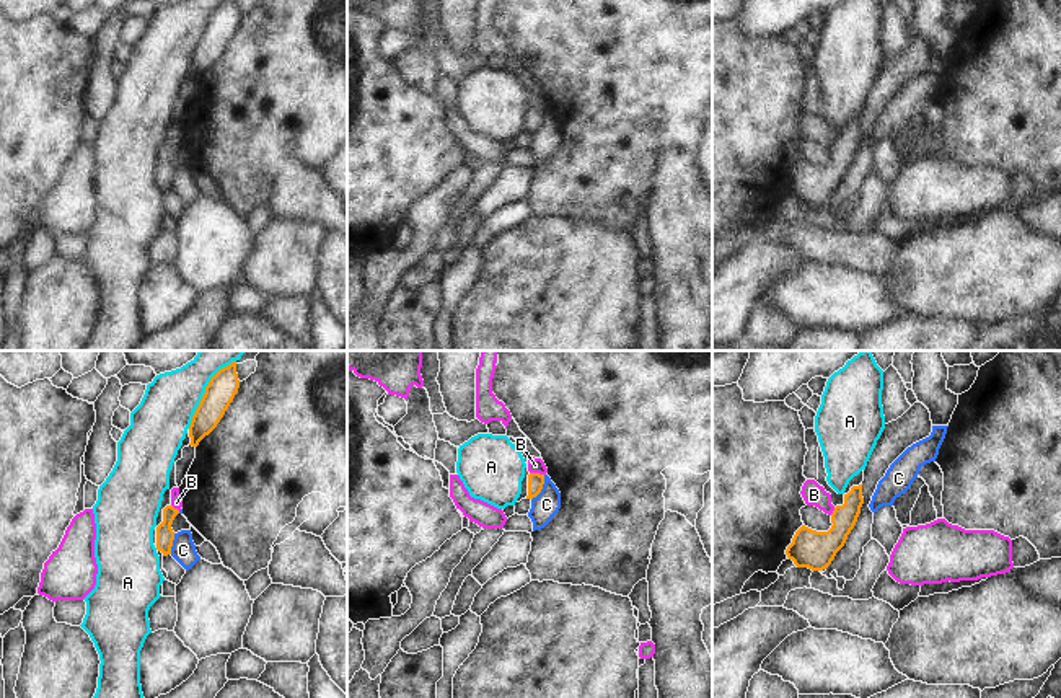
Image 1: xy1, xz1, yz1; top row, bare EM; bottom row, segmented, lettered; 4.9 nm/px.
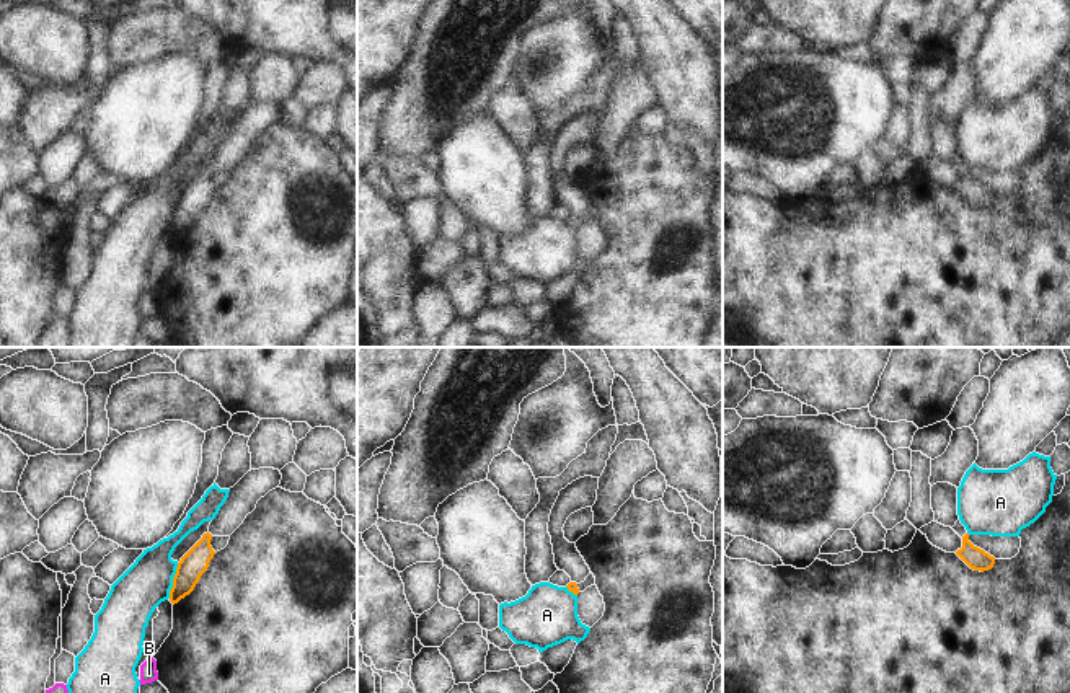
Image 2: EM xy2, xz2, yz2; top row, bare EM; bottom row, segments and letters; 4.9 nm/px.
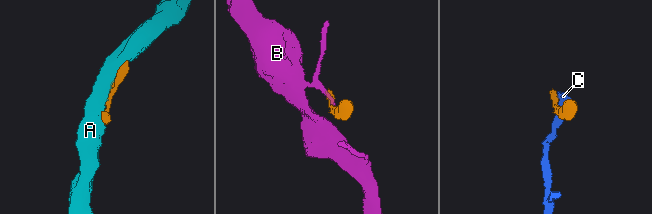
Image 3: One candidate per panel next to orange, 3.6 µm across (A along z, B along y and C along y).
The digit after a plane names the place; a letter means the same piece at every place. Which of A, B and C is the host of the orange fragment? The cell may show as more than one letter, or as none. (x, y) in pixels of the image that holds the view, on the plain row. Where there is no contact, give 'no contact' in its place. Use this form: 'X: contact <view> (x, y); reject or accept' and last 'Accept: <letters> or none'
A: contact xy1 (204, 30); reject
B: contact xz1 (537, 108); reject
C: contact xz1 (541, 123); reject
Accept: none

